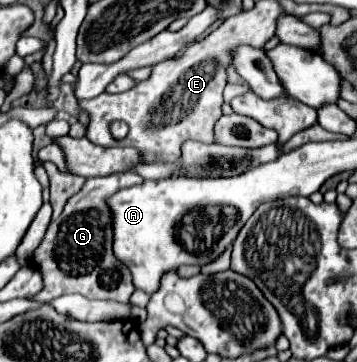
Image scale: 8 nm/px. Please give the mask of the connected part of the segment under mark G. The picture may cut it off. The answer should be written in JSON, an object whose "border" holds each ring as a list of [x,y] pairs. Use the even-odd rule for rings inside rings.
{"border":[[[135,173],[93,177],[85,181],[83,189],[67,201],[59,219],[49,223],[41,245],[33,251],[33,267],[43,277],[43,289],[31,297],[33,301],[51,303],[67,293],[79,293],[87,299],[113,299],[119,303],[129,301],[135,287],[129,269],[121,261],[115,261],[115,255],[111,253],[111,215],[107,213],[103,201],[115,193],[115,189],[141,181],[143,179]]]}

